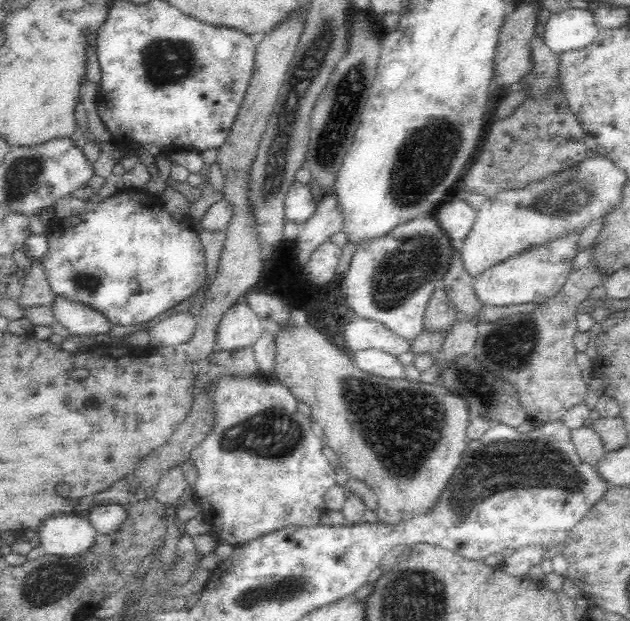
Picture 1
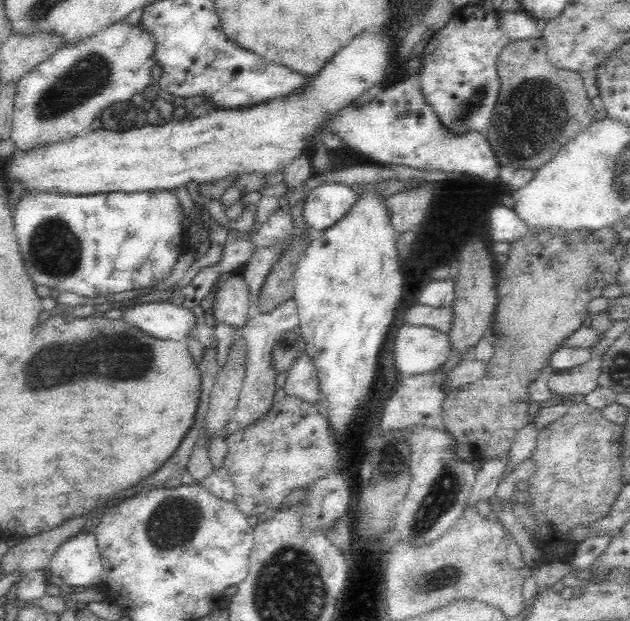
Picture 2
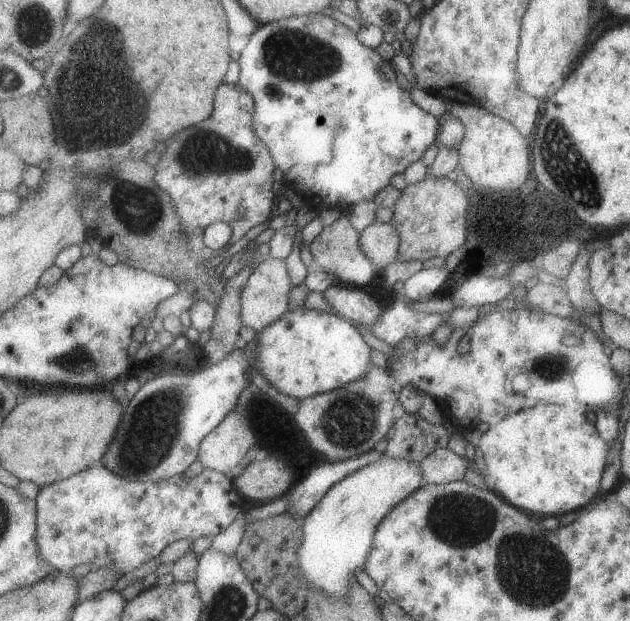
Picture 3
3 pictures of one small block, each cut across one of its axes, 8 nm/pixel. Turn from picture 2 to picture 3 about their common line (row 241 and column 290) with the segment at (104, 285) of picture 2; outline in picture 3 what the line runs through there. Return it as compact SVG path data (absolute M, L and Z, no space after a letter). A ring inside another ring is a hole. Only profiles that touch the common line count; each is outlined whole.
M310 14L309 16L296 16L293 18L276 20L275 22L260 25L259 30L250 36L250 40L241 54L238 56L240 76L238 84L243 86L245 92L249 92L255 101L255 118L253 128L255 134L263 144L267 144L274 156L275 164L283 172L285 184L291 184L295 190L303 192L310 205L320 211L324 207L340 206L347 211L360 202L375 201L377 194L391 185L397 174L404 172L425 154L432 144L437 144L443 121L431 112L427 112L413 100L410 91L401 88L397 80L397 70L392 61L386 60L377 52L377 49L367 48L358 33L351 28L335 20L331 15Z

